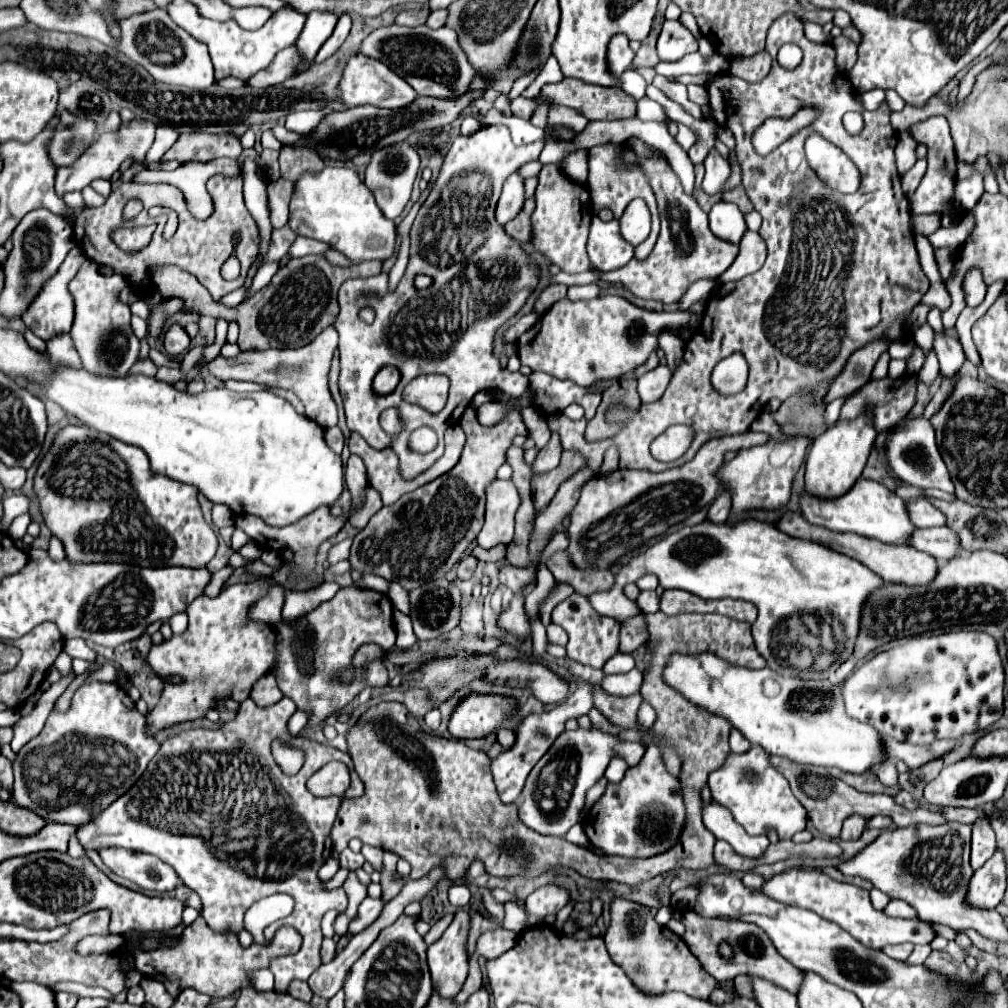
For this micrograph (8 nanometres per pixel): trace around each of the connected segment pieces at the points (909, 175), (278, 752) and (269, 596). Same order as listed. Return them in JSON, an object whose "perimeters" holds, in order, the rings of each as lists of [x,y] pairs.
{"perimeters":[[[[921,158],[921,160],[915,162],[915,166],[913,166],[909,172],[903,174],[901,182],[903,182],[903,192],[905,192],[907,196],[911,196],[911,194],[917,190],[919,182],[921,182],[921,178],[923,178],[923,174],[925,174],[925,166],[927,166],[927,162],[925,162],[925,158]]],[[[281,740],[273,742],[271,752],[273,752],[273,758],[275,758],[277,766],[285,774],[296,774],[304,763],[305,752],[297,746],[291,746],[289,742],[281,742]]],[[[275,586],[275,590],[269,590],[259,602],[249,608],[249,618],[251,620],[261,620],[265,624],[275,624],[281,620],[281,608],[283,608],[283,586]]]]}

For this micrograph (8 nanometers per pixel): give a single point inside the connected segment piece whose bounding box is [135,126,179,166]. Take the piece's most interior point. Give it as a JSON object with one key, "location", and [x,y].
{"location":[166,135]}

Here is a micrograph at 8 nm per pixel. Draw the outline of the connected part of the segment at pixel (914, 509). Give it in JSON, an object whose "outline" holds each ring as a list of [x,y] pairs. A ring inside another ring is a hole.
{"outline":[[[915,500],[915,502],[905,502],[909,510],[909,518],[915,528],[933,528],[933,526],[945,526],[945,516],[929,504],[929,500]]]}

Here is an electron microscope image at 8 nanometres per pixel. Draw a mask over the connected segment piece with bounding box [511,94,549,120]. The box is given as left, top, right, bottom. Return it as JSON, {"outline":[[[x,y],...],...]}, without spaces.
{"outline":[[[539,94],[539,96],[533,98],[533,100],[525,100],[523,96],[519,96],[519,98],[515,98],[515,100],[511,102],[511,112],[513,112],[515,116],[523,118],[523,120],[531,120],[535,108],[537,108],[539,104],[547,104],[547,102],[549,102],[549,98],[545,98],[543,94]]]}

